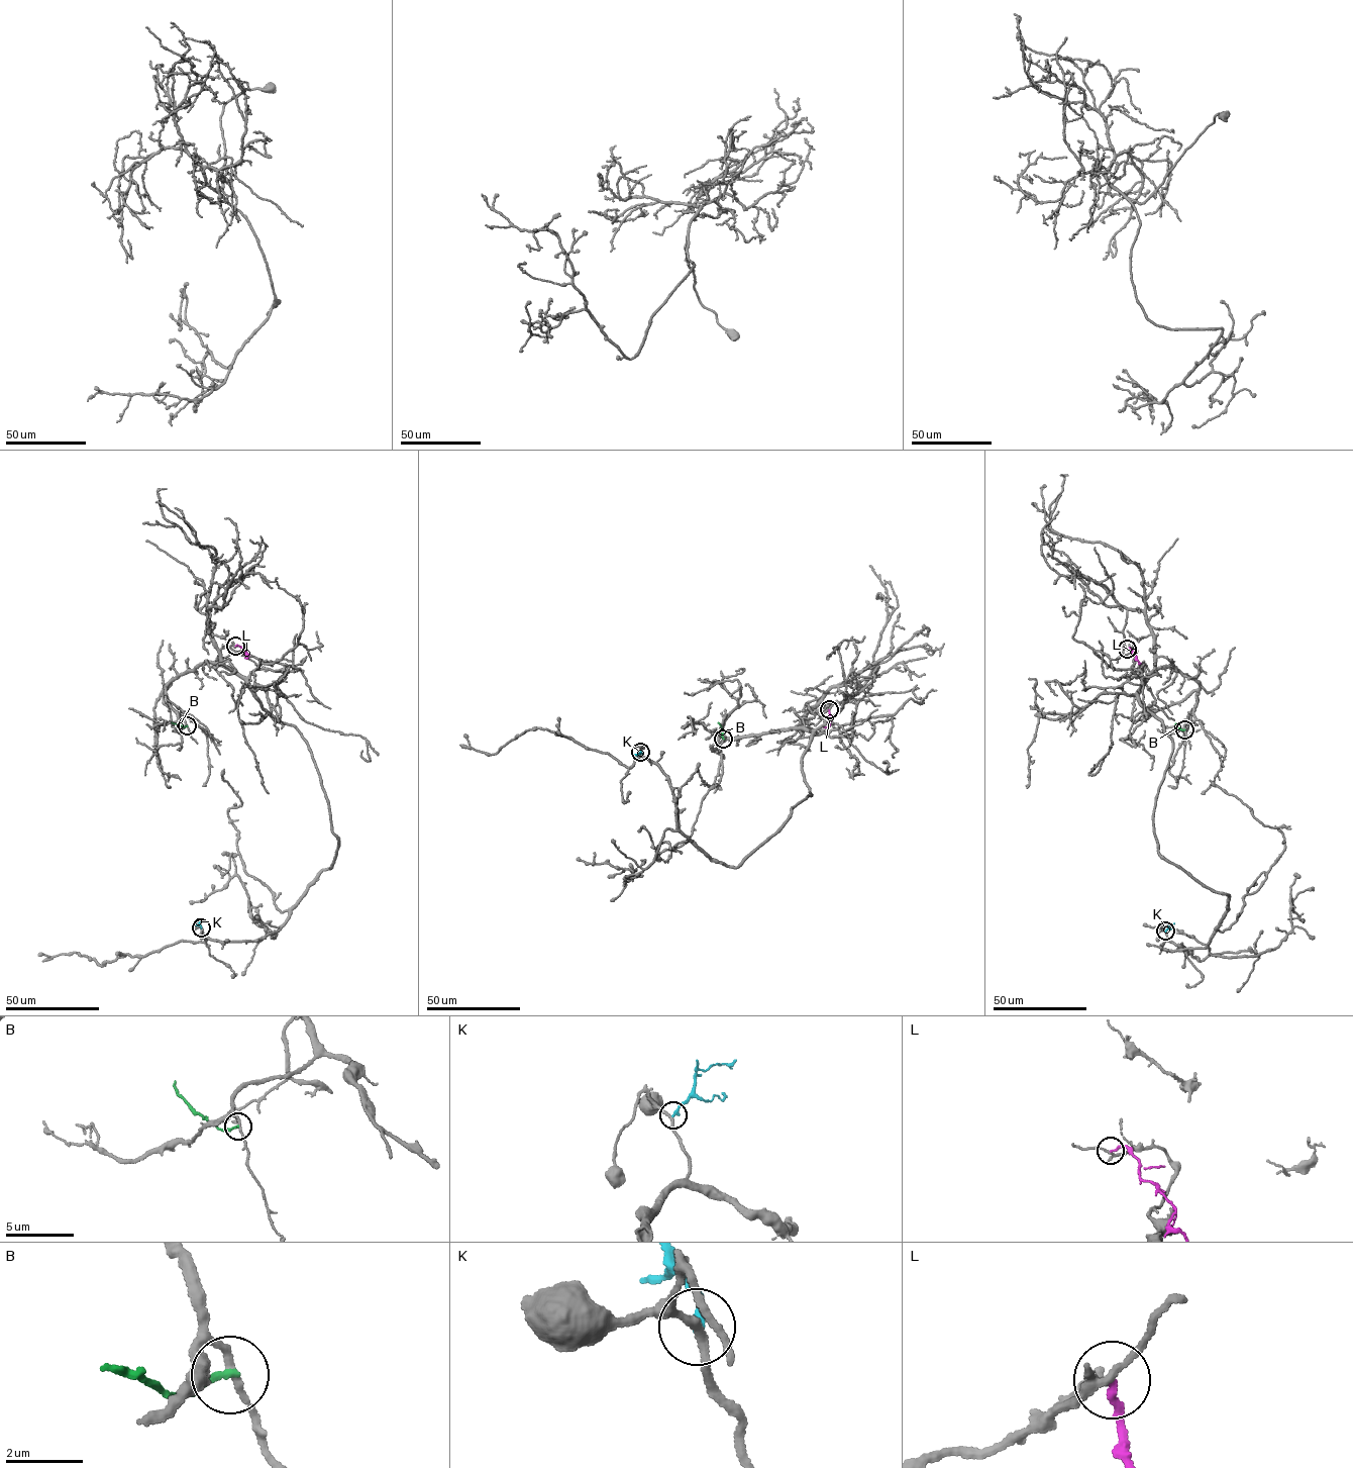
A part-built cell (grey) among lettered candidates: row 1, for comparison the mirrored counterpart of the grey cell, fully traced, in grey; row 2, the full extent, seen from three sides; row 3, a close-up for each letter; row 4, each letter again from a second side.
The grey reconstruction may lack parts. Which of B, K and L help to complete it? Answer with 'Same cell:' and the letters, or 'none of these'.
Same cell: none of these

